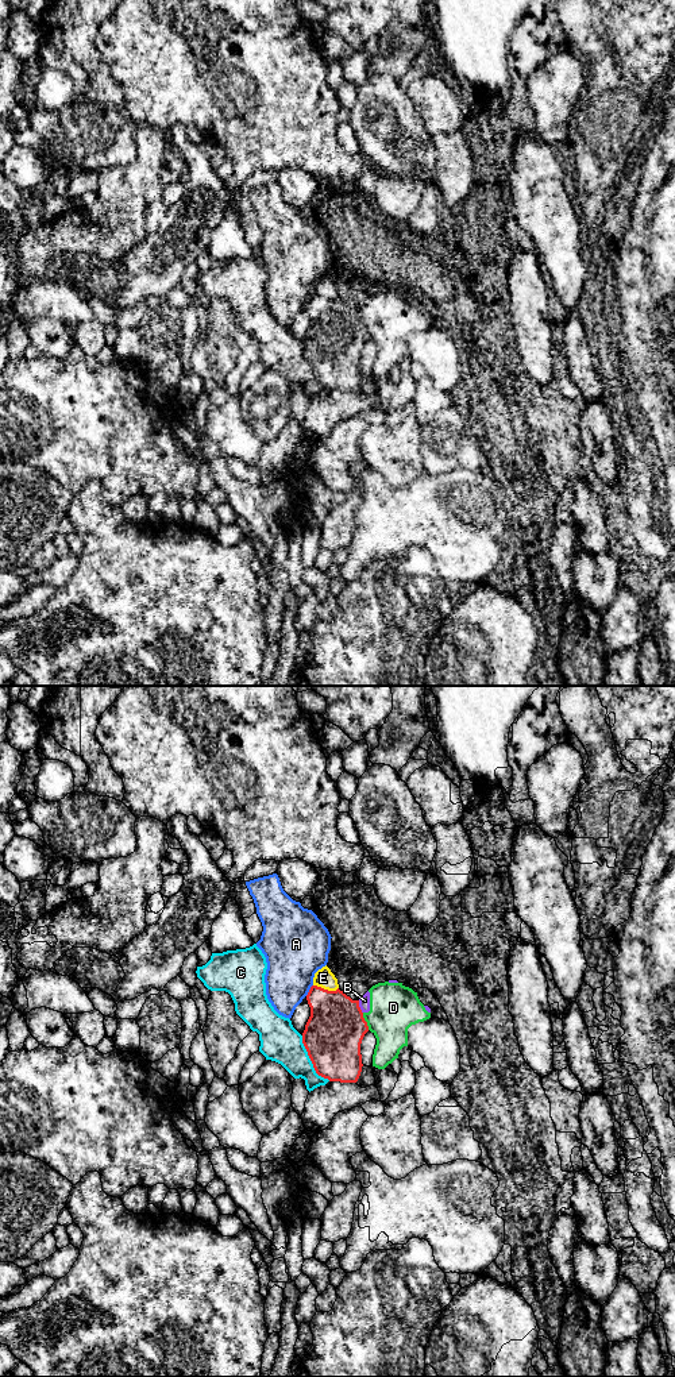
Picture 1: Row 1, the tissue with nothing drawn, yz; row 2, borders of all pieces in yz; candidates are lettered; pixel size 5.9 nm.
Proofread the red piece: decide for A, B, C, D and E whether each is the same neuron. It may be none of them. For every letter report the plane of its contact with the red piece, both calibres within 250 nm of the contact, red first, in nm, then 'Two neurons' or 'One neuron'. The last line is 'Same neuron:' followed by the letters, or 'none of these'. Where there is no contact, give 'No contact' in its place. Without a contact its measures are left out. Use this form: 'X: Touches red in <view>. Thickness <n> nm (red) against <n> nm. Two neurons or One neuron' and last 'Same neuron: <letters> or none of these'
A: Touches red in yz. Thickness 320 nm (red) against 360 nm. Two neurons
B: Touches red in yz. Thickness 340 nm (red) against 60 nm. Two neurons
C: Touches red in yz. Thickness 340 nm (red) against 240 nm. Two neurons
D: Touches red in yz. Thickness 340 nm (red) against 280 nm. Two neurons
E: Touches red in yz. Thickness 340 nm (red) against 110 nm. Two neurons
Same neuron: none of these

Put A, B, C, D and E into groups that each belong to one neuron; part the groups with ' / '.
A / B D / C / E

